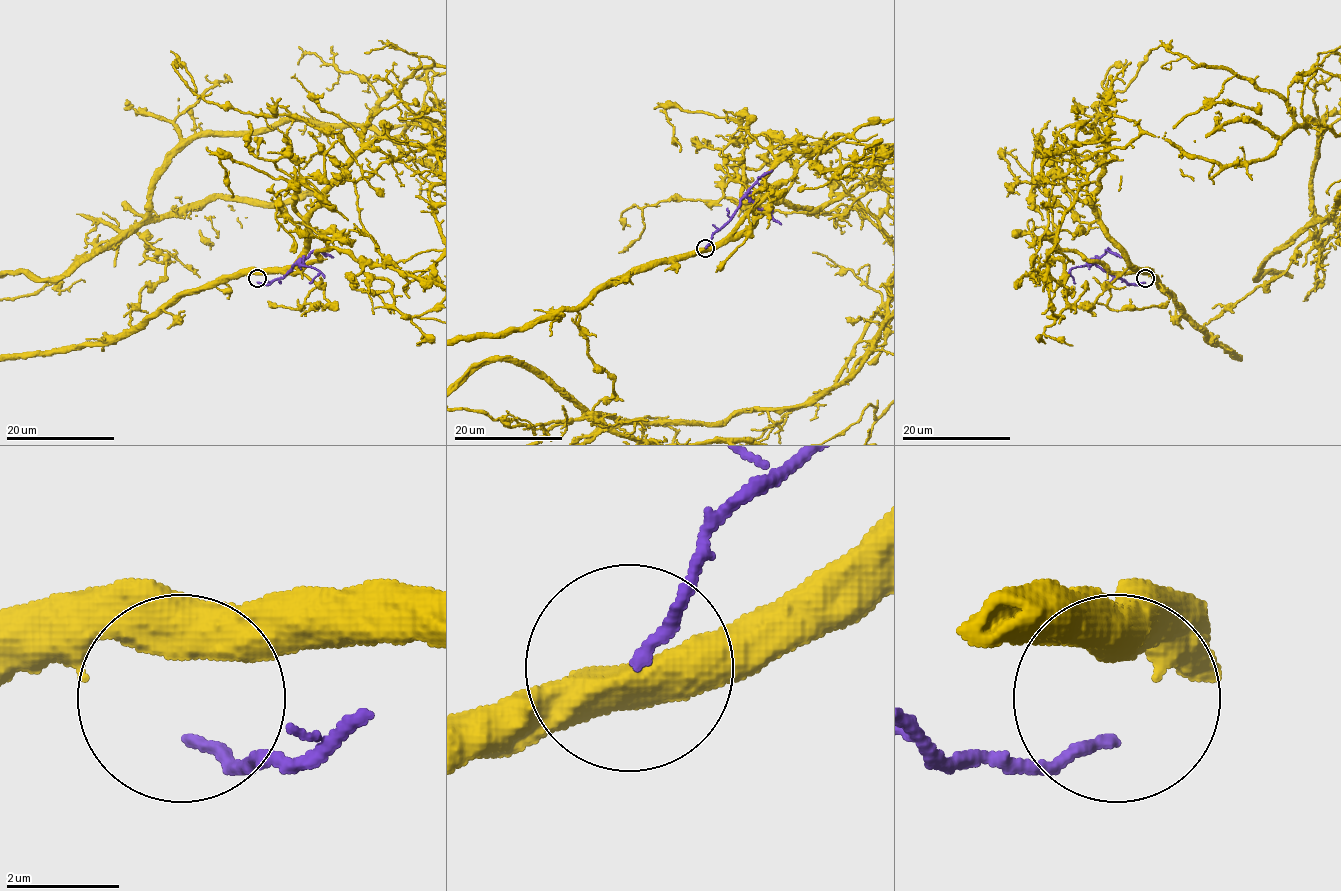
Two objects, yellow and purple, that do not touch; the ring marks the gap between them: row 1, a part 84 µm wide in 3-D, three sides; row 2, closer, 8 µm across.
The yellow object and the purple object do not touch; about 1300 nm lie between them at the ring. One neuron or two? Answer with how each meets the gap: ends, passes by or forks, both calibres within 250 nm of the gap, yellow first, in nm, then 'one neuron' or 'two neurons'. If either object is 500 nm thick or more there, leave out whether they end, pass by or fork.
yellow passes by; purple ends there; 480 nm thick on the yellow side, 200 nm on the other; two neurons

